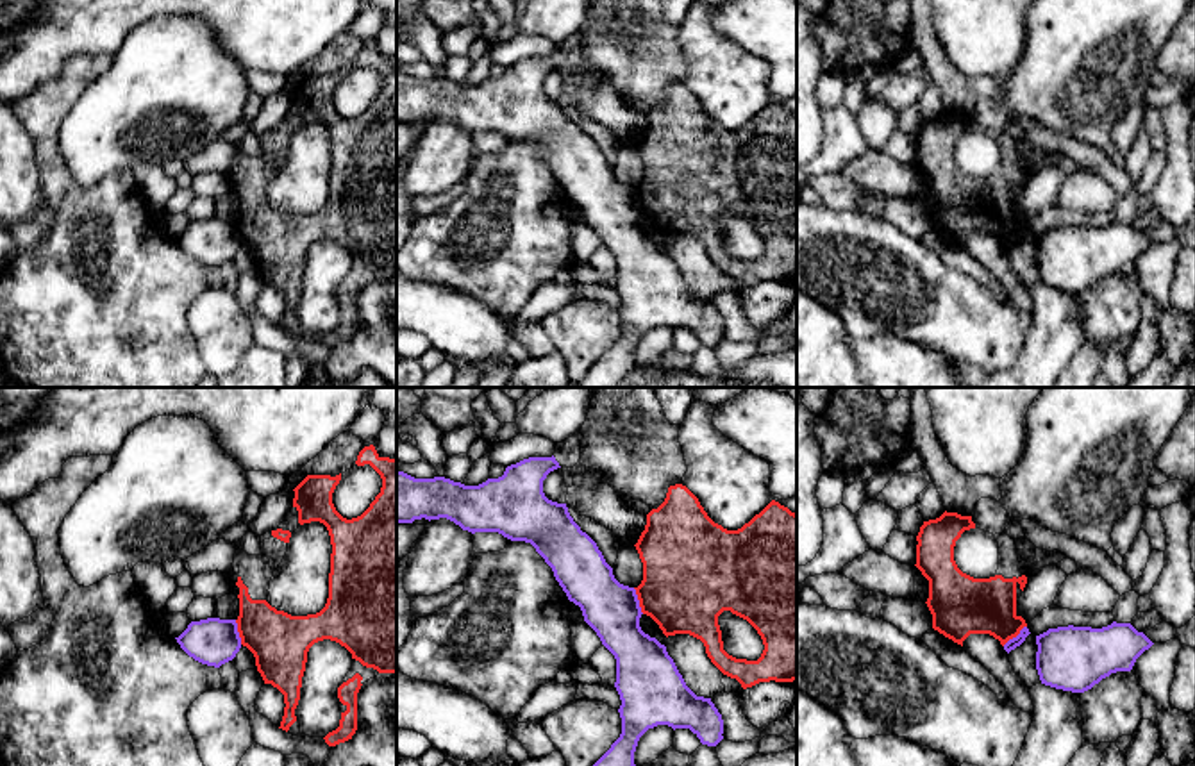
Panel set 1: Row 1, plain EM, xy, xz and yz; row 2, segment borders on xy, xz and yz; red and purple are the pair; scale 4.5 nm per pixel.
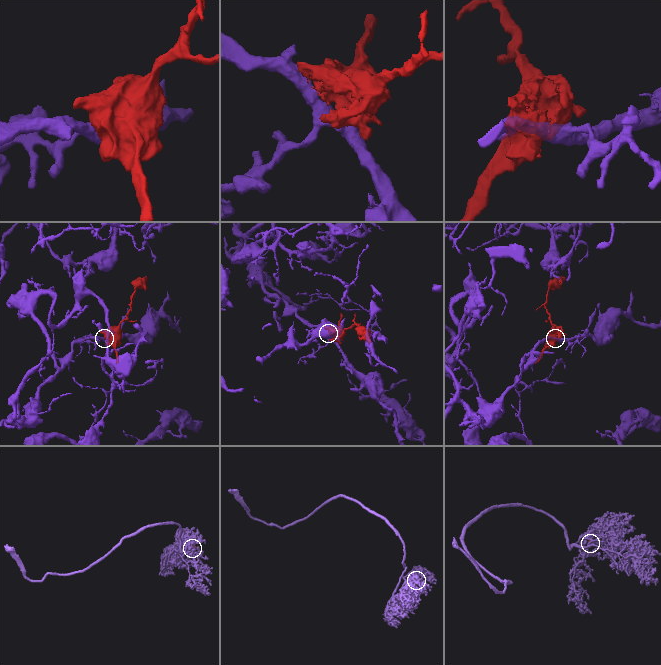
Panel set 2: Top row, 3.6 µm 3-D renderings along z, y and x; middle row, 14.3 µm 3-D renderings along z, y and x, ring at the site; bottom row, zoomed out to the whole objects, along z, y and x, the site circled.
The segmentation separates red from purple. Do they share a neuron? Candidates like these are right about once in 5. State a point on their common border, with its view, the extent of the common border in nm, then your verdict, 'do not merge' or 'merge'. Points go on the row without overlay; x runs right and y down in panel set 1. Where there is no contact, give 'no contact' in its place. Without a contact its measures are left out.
xz (638, 199) | 130 nm | do not merge

